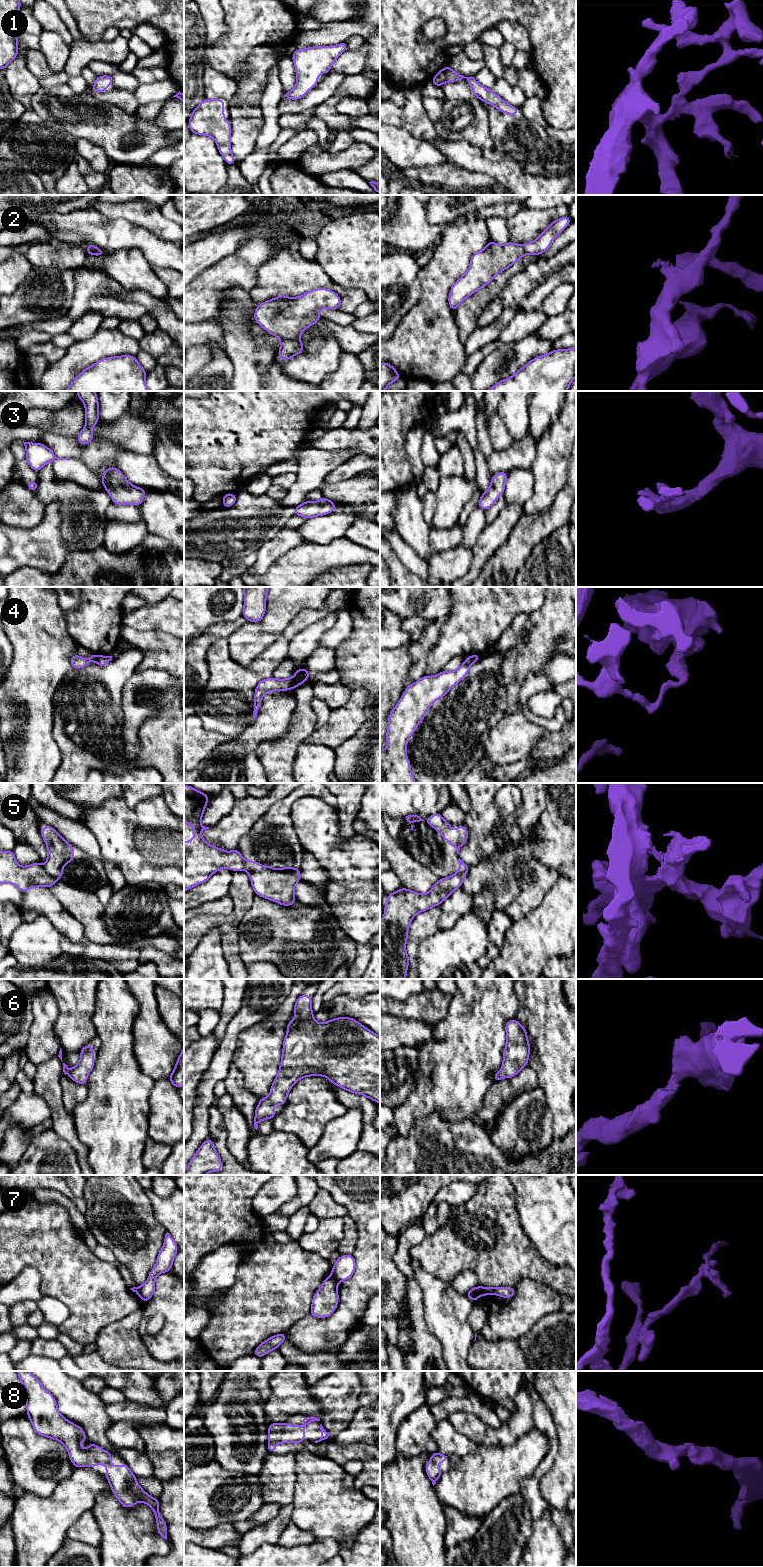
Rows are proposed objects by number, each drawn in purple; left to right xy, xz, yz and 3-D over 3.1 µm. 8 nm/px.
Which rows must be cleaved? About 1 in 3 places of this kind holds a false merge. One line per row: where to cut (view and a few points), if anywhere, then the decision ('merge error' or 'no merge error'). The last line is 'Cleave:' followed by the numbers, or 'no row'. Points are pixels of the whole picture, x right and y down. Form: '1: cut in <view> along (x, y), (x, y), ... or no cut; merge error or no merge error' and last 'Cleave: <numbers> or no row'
1: no cut; no merge error
2: cut in xz along (298, 339), (281, 340); merge error
3: no cut; no merge error
4: cut in xz along (293, 677), (301, 683); merge error
5: cut in xy along (44, 869), (57, 880); merge error
6: no cut; no merge error
7: cut in yz along (481, 1287), (484, 1294); merge error
8: no cut; no merge error
Cleave: 2, 4, 5, 7

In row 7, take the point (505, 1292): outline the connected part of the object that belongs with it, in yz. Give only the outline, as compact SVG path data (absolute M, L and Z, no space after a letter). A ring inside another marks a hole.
M482 1287L484 1295L498 1295L506 1299L510 1299L516 1293L515 1288L508 1287Z

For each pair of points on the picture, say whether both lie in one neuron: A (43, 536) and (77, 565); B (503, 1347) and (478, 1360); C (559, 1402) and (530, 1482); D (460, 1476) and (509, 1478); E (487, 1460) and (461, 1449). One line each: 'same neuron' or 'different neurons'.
A: different neurons
B: same neuron
C: different neurons
D: same neuron
E: different neurons

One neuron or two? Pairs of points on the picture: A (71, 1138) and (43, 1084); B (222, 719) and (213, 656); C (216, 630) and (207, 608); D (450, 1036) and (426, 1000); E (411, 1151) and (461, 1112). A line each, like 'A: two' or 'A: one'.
A: one
B: one
C: two
D: two
E: two

